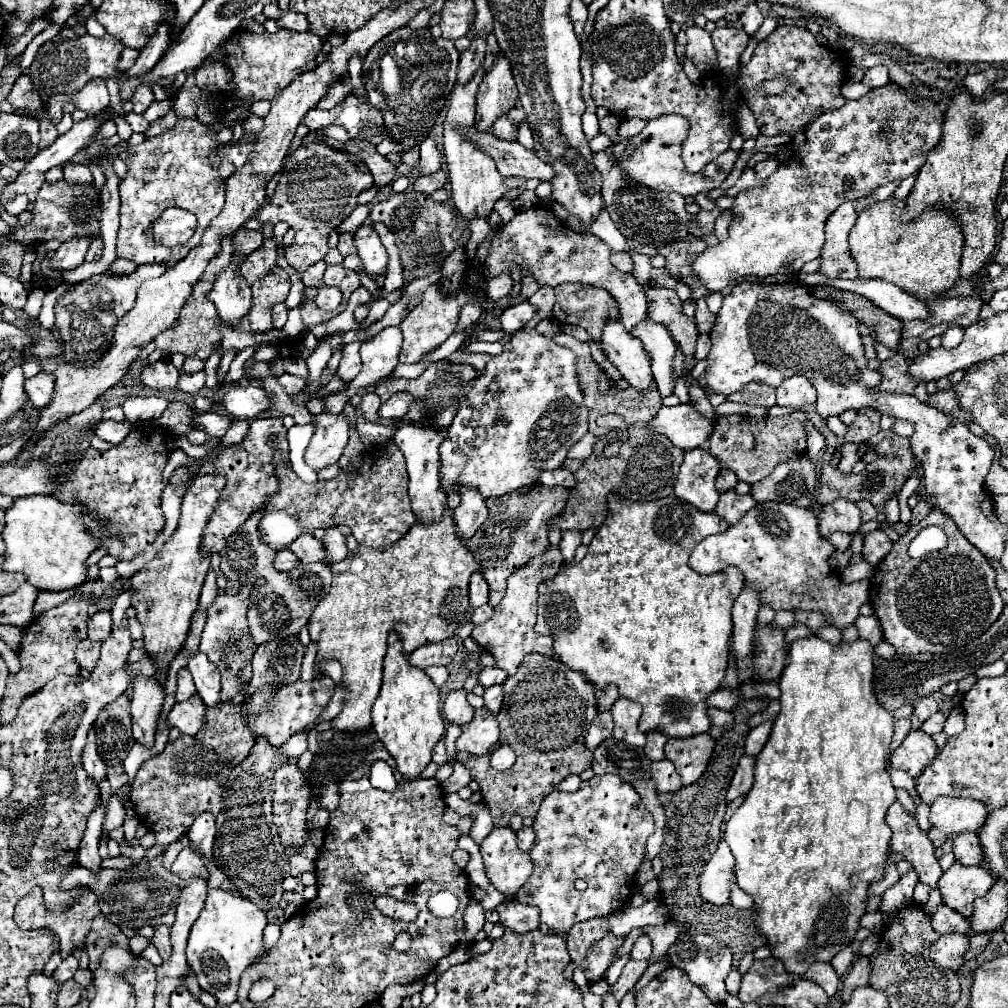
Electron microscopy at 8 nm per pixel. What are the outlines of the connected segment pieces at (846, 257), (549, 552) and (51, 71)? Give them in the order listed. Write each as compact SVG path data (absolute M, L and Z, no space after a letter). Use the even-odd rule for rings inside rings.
M855 202L841 204L825 222L825 244L821 250L821 272L827 278L857 278L857 264L849 254L847 236L855 226Z
M549 546L543 554L531 558L525 566L515 570L507 580L507 592L499 606L495 606L495 614L481 626L473 628L471 638L475 638L489 654L495 656L497 666L503 668L507 674L515 674L517 666L523 662L525 654L539 652L545 656L553 656L553 638L541 638L533 626L535 626L535 612L537 612L537 586L539 582L545 582L545 578L553 578L553 574L559 572L563 562L559 546Z
M63 26L53 40L47 40L39 46L37 56L25 74L31 78L33 90L39 92L43 98L49 98L51 94L71 96L79 92L91 78L99 78L99 76L117 78L119 76L117 58L121 50L123 50L123 44L109 34L105 34L103 38L95 38L89 34L79 36L73 28Z

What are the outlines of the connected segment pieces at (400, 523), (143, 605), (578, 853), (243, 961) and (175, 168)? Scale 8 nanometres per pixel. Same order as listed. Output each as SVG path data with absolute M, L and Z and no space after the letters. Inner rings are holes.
M393 440L381 446L371 446L363 454L363 462L359 464L357 472L353 474L351 470L341 470L337 478L333 480L317 480L315 484L303 482L291 468L291 464L283 458L281 450L275 450L273 456L273 466L275 466L275 476L279 478L279 488L271 496L271 500L265 506L265 516L259 522L259 536L261 542L265 542L273 550L285 550L297 536L301 534L313 534L317 528L329 528L329 526L341 526L347 524L357 538L359 544L371 546L371 548L385 548L397 542L399 538L405 536L411 524L415 524L417 516L411 510L409 494L407 494L407 470L405 470L405 458L401 450L395 446Z
M221 474L195 476L183 496L181 518L173 536L143 570L131 576L131 586L137 592L133 596L133 608L137 610L137 620L145 632L145 650L157 654L157 662L171 662L173 650L177 650L187 638L191 614L197 610L197 598L211 562L211 556L205 554L201 546L203 530L209 524L225 482L227 478Z
M605 774L581 782L579 790L575 792L553 790L549 796L545 796L533 820L533 830L535 844L529 850L533 874L519 888L515 898L523 904L537 906L541 912L541 922L547 924L553 932L565 934L569 928L573 928L573 924L609 916L629 902L635 872L645 858L645 842L653 834L655 826L635 788L615 774Z
M209 888L205 906L189 934L187 962L197 974L199 986L217 996L219 1006L227 1006L237 1000L237 984L241 974L263 950L261 938L265 926L267 926L265 912L259 910L253 902L229 890Z
M177 118L175 126L159 136L145 138L139 146L125 148L129 158L127 176L119 184L121 194L121 226L119 226L119 240L117 240L117 256L127 258L141 264L163 264L165 268L173 268L179 260L183 260L191 248L195 248L203 232L209 228L211 220L221 212L225 204L225 186L217 184L217 172L211 170L207 162L207 152L217 150L221 154L221 172L223 178L231 176L239 168L243 168L251 152L255 150L257 134L243 134L241 140L221 144L215 138L215 130L207 124L201 124L197 118ZM169 206L177 206L189 210L197 216L197 230L184 244L178 246L161 246L153 238L153 222L161 216L161 212Z

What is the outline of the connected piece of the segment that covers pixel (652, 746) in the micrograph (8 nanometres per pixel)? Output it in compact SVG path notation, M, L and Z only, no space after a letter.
M653 730L647 734L647 744L645 744L645 756L649 760L661 760L663 758L663 746L667 742L667 736Z

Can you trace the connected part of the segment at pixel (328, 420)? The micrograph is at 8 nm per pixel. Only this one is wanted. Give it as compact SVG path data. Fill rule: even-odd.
M341 412L341 414L317 414L313 418L315 434L307 446L305 452L305 462L319 472L321 468L335 464L341 454L345 444L349 442L351 430L357 430L351 420Z

